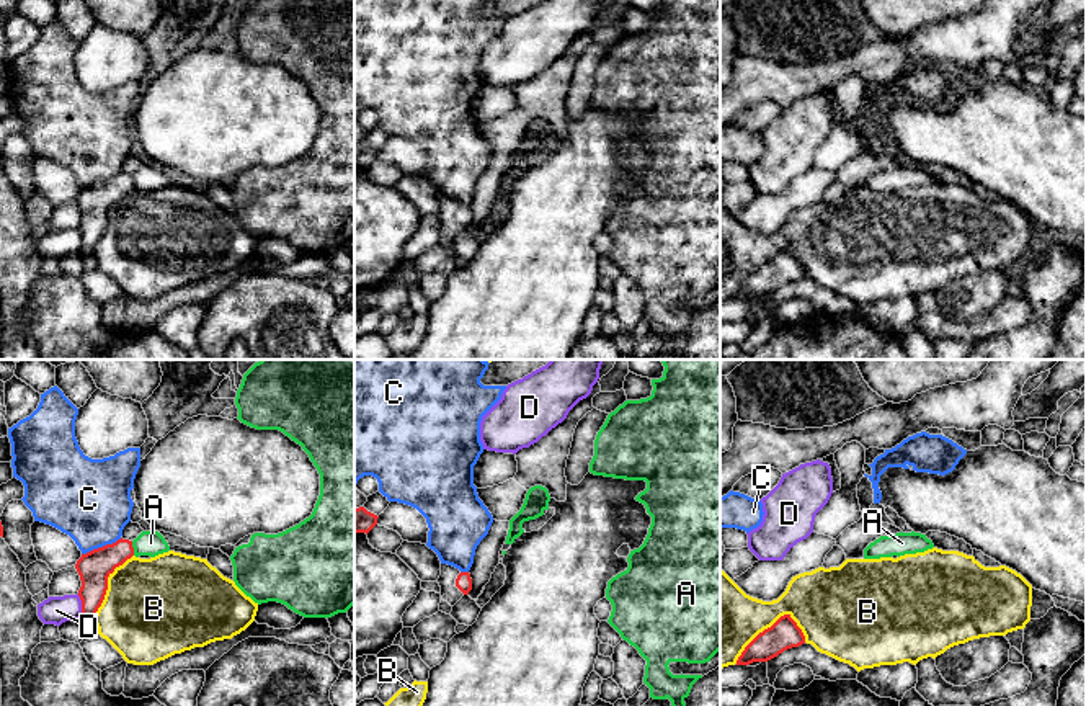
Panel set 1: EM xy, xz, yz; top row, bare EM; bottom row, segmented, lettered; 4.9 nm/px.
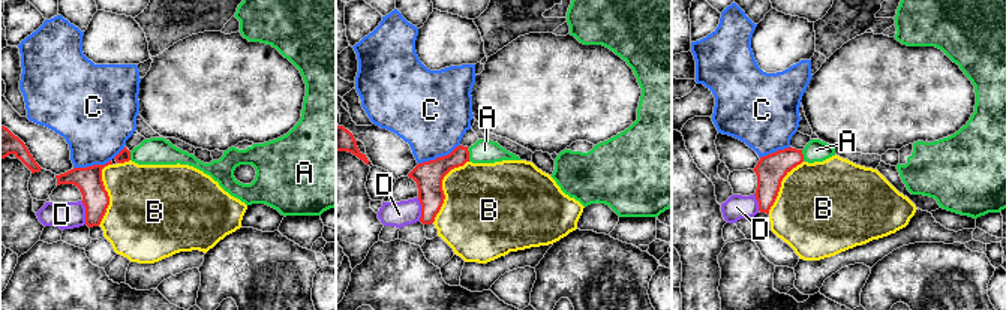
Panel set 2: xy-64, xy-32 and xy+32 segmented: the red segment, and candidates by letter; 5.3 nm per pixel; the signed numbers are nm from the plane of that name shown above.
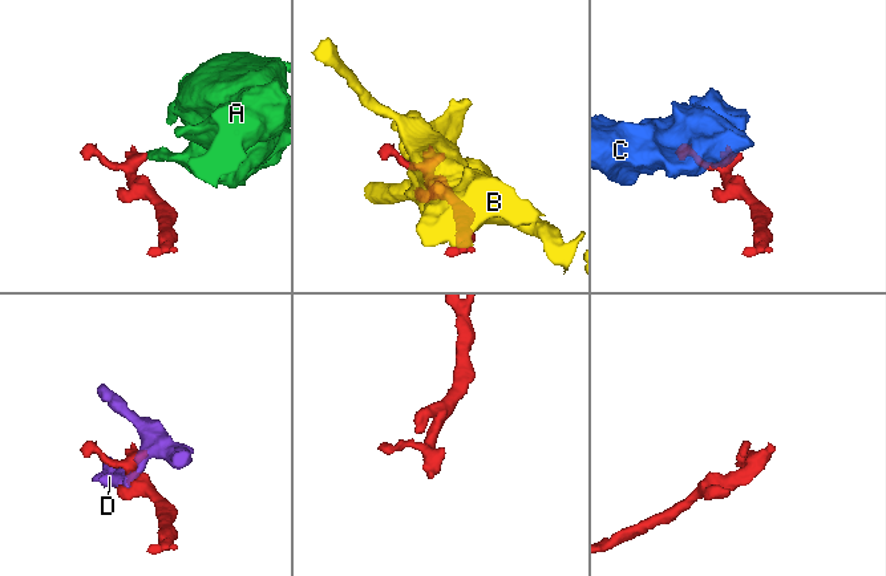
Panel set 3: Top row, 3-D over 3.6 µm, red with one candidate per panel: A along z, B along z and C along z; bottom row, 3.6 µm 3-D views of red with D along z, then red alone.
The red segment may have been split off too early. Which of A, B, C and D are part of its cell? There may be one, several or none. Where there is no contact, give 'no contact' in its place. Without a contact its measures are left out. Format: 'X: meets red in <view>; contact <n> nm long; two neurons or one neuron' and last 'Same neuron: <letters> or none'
A: meets red in xy; contact 70 nm long; two neurons
B: meets red in yz; contact 380 nm long; two neurons
C: meets red in xy; contact 220 nm long; two neurons
D: meets red in xy; contact 120 nm long; two neurons
Same neuron: none

